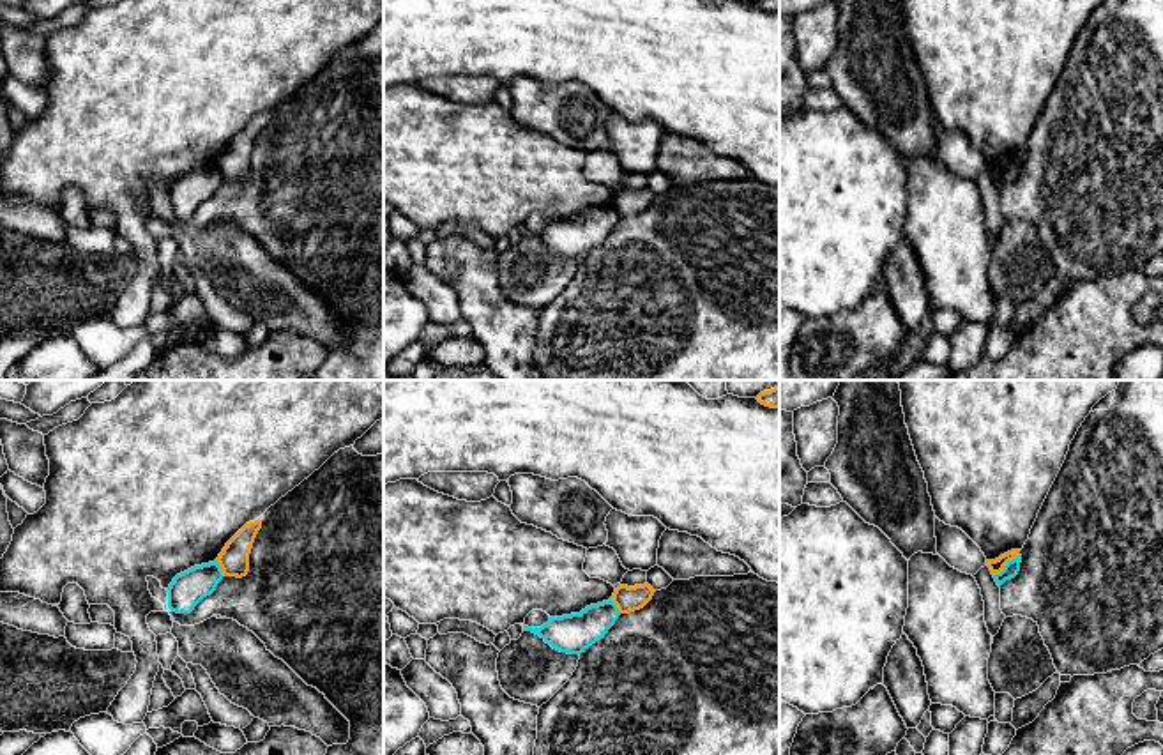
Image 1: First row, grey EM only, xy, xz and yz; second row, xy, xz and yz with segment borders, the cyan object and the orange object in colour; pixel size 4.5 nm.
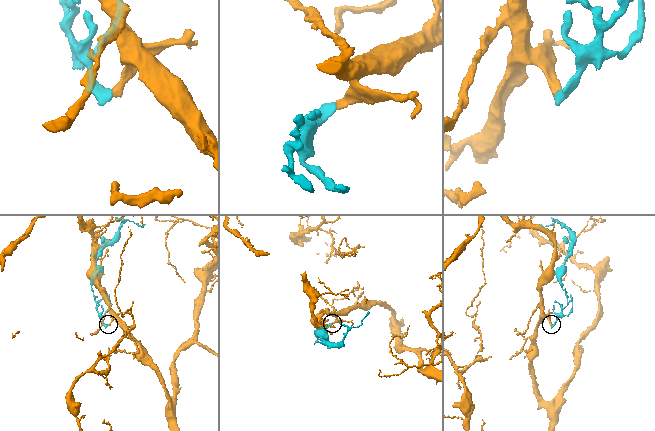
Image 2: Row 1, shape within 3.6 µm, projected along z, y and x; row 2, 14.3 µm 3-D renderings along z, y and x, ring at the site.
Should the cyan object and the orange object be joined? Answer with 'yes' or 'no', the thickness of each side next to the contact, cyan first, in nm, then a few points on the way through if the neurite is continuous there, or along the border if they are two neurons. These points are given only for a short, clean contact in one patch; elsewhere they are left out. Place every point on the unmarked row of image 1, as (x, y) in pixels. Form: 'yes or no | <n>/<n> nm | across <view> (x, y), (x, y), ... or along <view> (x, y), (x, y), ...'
no | 70/70 nm | along yz (1018, 158), (994, 179)

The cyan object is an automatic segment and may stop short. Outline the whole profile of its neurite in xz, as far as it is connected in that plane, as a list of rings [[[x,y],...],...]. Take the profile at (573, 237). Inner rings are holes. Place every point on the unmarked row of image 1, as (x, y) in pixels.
[[[613,203],[590,209],[580,217],[550,221],[541,232],[528,232],[523,235],[539,239],[553,253],[567,258],[582,258],[592,248],[604,242],[608,233],[615,228],[620,216]]]

